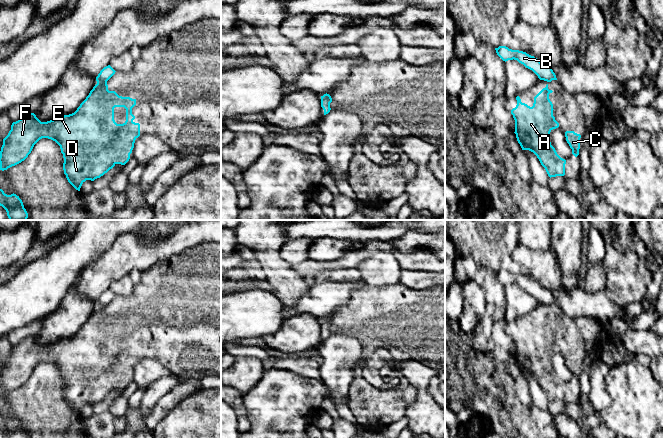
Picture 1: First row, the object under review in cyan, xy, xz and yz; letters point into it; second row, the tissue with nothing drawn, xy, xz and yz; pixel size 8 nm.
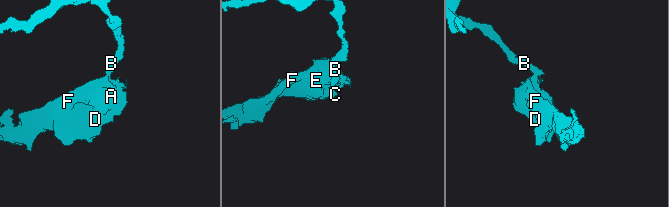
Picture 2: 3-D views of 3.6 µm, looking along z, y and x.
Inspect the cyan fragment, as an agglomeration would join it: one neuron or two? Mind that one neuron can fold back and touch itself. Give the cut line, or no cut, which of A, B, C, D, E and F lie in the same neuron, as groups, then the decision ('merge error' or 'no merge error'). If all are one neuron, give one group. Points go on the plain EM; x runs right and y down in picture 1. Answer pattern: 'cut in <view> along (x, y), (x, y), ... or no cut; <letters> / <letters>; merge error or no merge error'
cut in xy along (106, 305), (97, 307); A C D E F / B; merge error

